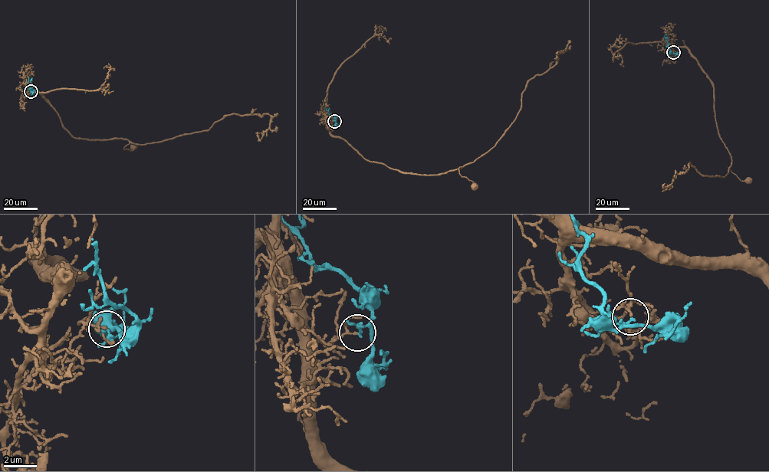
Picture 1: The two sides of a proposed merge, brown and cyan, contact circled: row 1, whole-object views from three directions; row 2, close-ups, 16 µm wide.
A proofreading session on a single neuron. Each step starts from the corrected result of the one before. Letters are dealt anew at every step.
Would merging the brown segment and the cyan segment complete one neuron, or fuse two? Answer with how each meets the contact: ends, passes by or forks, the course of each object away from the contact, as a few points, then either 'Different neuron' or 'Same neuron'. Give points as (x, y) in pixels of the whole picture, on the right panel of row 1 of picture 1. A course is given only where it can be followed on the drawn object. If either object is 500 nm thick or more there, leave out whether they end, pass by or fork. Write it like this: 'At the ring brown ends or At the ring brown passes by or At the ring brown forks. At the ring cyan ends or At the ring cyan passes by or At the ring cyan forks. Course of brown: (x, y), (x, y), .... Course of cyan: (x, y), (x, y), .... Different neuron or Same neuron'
At the ring brown forks. At the ring cyan passes by. Course of brown: (673, 52), (666, 45), (684, 46), (710, 80), (718, 134), (731, 157), (727, 168), (741, 180), (749, 180). Course of cyan: (673, 52), (670, 52), (665, 37), (667, 34). Different neuron

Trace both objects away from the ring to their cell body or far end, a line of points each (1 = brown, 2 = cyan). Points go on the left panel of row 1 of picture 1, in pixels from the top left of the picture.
1: (31, 91), (24, 95), (23, 83), (36, 87), (73, 137), (126, 139), (123, 149), (133, 146)
2: (31, 91), (34, 90), (31, 88), (28, 77)

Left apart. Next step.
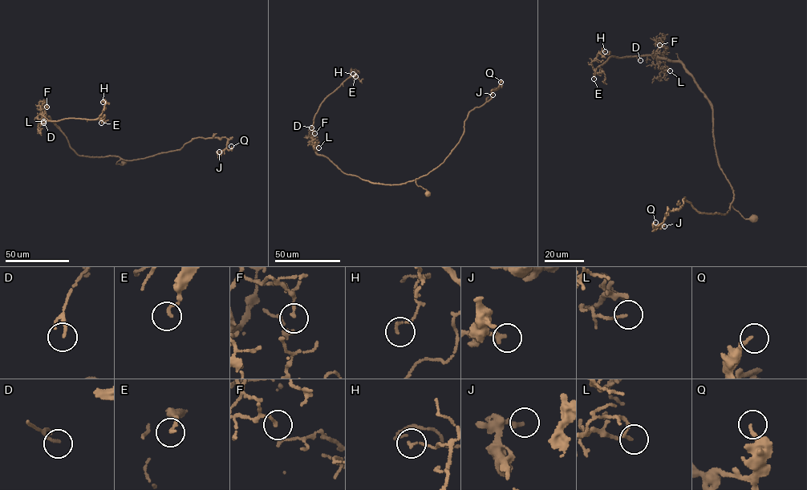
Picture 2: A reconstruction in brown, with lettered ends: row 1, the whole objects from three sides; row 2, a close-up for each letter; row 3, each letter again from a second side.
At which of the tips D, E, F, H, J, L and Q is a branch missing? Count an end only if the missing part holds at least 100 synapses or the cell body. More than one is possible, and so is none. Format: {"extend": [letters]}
{"extend": []}

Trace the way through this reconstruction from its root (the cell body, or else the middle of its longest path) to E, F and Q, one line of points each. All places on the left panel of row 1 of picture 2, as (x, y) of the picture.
E: (123, 162), (79, 155), (40, 115), (101, 123)
F: (123, 162), (116, 164), (120, 159), (115, 155), (79, 155), (55, 123), (41, 115), (41, 107), (46, 107)
Q: (123, 162), (116, 164), (120, 158), (131, 160), (179, 149), (200, 137), (225, 137), (227, 148), (231, 146)

